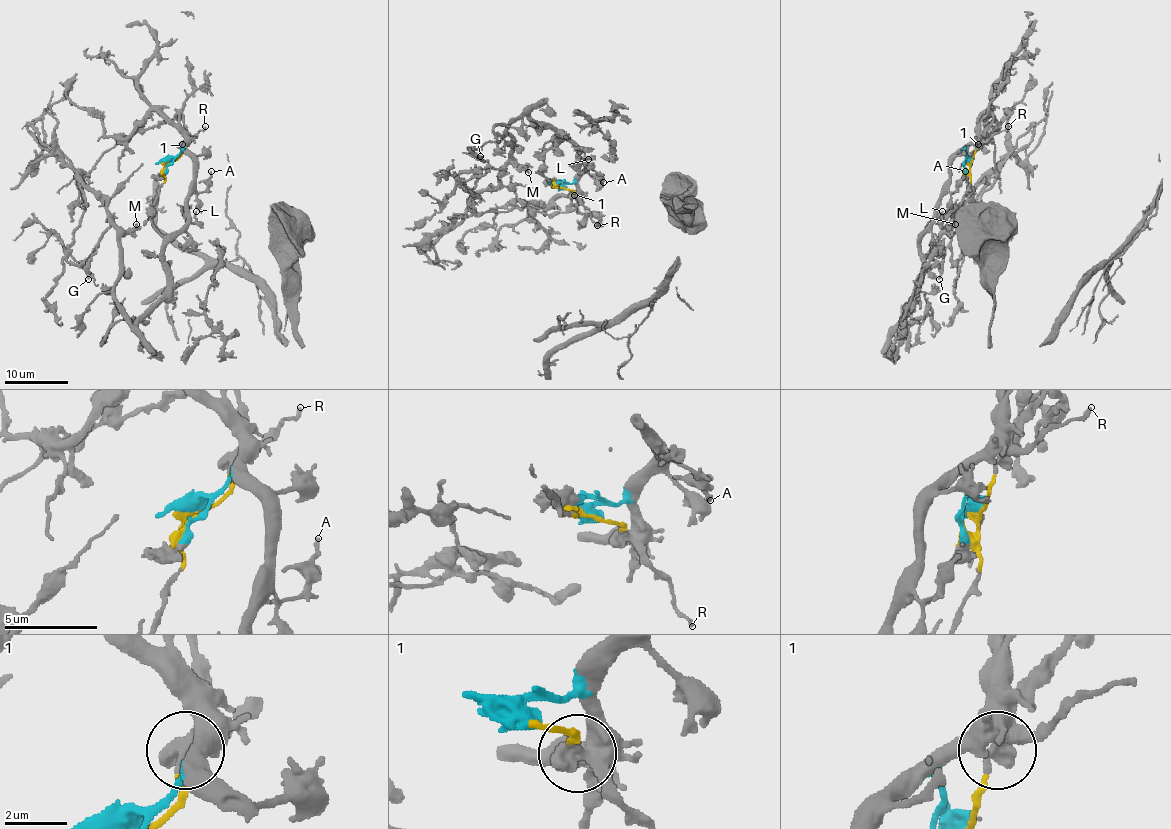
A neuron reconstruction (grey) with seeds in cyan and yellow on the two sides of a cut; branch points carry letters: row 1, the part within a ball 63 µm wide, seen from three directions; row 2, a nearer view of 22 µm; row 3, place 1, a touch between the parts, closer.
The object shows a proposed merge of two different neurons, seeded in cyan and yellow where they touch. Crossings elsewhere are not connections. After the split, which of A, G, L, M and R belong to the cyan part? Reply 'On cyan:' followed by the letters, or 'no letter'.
On cyan: A, G, L, M

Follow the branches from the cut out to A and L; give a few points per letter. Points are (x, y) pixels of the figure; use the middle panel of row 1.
A: (560, 186), (573, 181), (587, 165), (599, 173), (603, 183)
L: (560, 186), (573, 181), (584, 168), (580, 156), (584, 154), (587, 159)

